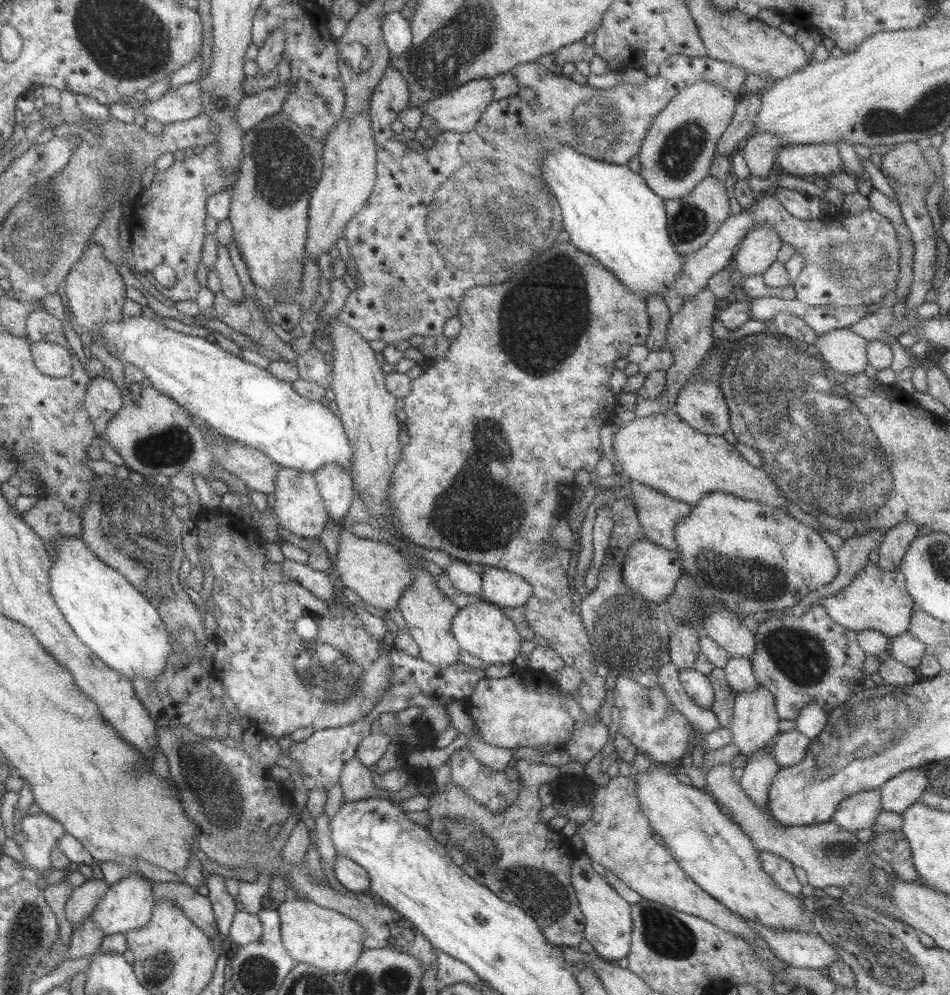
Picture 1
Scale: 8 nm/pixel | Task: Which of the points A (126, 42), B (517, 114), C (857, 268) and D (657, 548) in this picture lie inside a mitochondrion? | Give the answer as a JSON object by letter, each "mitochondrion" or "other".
{"A":"mitochondrion","B":"other","C":"mitochondrion","D":"other"}

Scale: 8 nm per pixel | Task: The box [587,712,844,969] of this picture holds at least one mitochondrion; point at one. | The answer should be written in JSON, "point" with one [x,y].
{"point":[665,934]}

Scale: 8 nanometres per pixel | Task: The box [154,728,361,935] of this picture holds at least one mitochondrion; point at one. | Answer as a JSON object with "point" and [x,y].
{"point":[218,796]}

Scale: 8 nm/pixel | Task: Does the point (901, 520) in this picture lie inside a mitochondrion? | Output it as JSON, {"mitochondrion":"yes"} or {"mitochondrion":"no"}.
{"mitochondrion":"no"}

